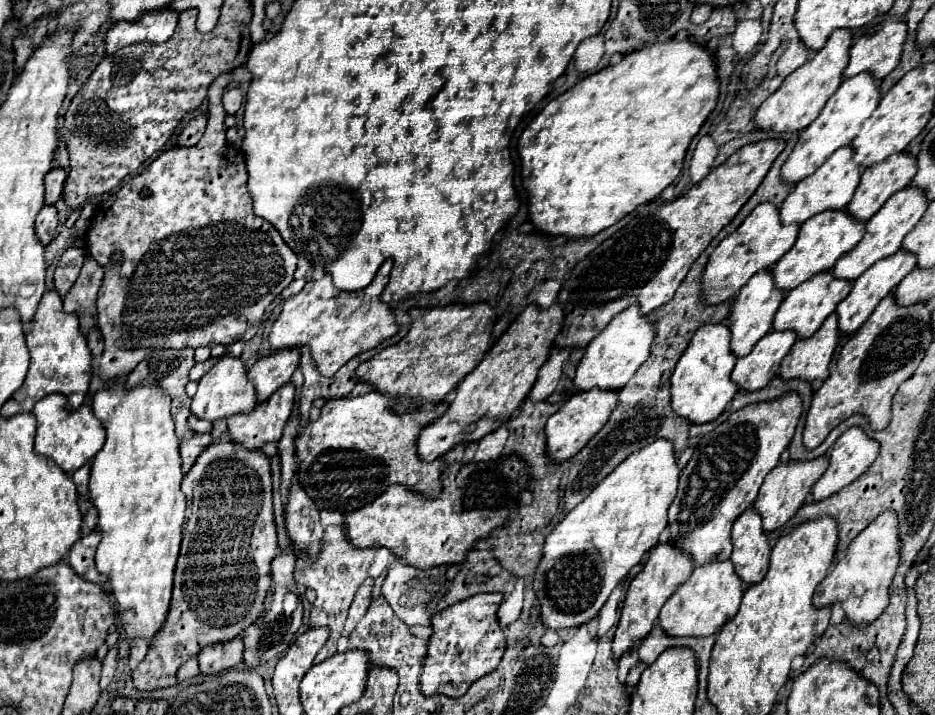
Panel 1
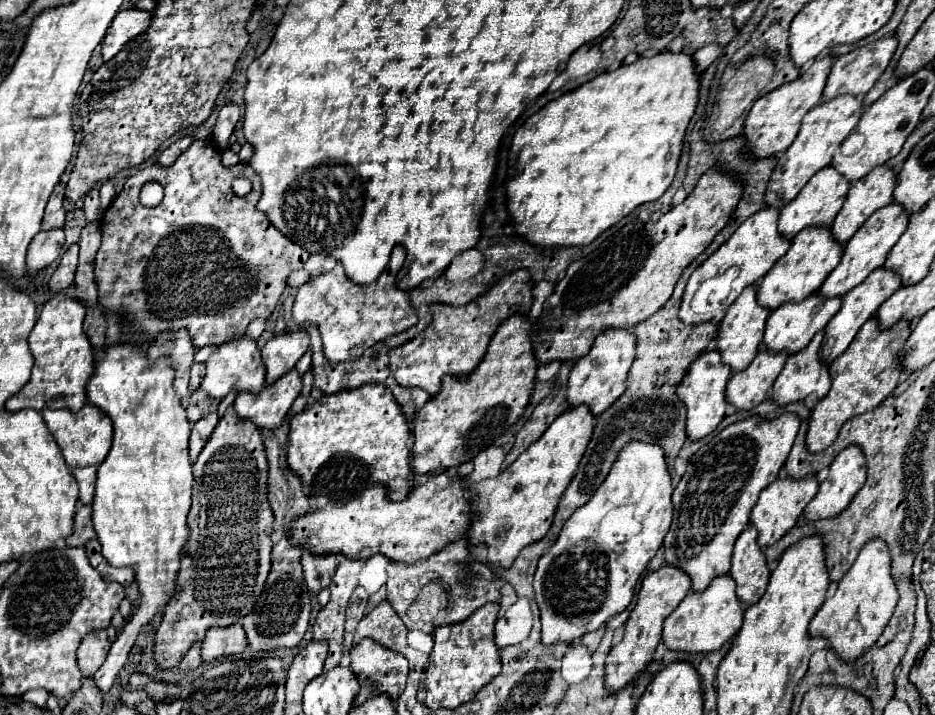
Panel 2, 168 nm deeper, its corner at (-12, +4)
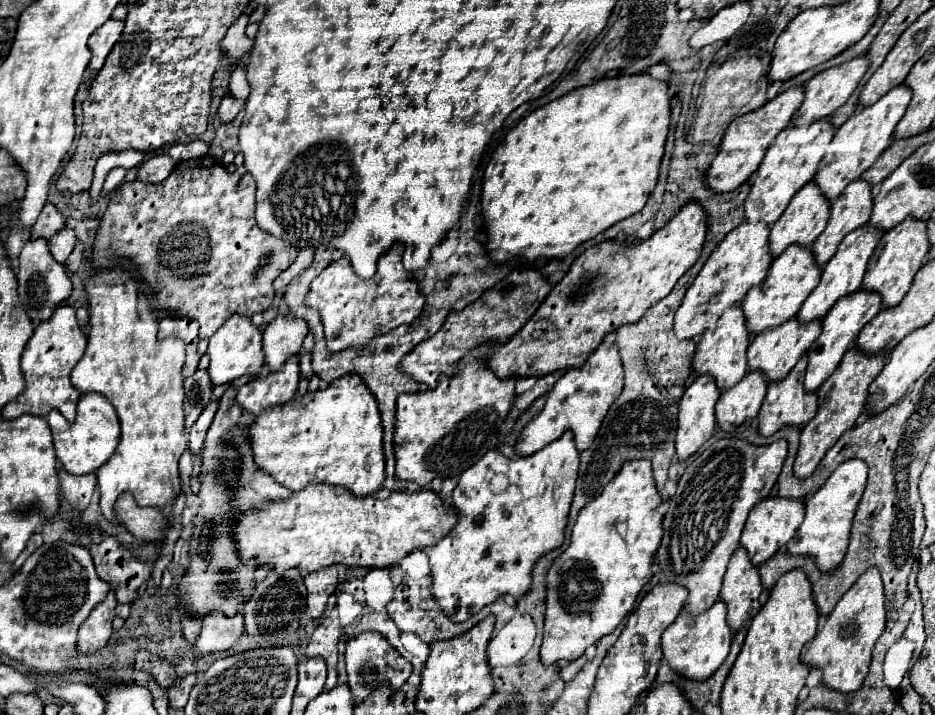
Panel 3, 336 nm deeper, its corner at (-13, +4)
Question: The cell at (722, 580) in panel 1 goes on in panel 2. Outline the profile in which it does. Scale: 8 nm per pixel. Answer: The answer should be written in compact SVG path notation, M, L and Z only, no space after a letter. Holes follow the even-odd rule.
M728 574L724 578L714 578L708 590L704 590L702 594L690 592L666 618L662 642L668 650L676 652L714 652L736 636L742 626L742 614L744 610L740 606L740 600L736 598L736 584L732 582L732 578Z

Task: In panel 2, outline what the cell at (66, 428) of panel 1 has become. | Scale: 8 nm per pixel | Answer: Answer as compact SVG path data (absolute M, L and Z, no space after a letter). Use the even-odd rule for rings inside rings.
M86 402L80 412L72 414L70 410L56 410L56 408L46 406L42 410L42 416L44 416L50 432L54 434L54 438L60 446L60 452L70 468L98 466L104 462L104 458L112 446L112 420L100 408Z

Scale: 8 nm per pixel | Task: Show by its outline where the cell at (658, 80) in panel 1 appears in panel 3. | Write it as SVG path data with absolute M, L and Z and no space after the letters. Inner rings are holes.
M649 72L641 74L629 74L629 76L615 76L615 78L603 78L595 80L593 84L581 86L577 90L571 90L569 94L537 108L529 116L525 116L503 140L503 144L497 146L497 150L491 156L491 162L487 164L485 170L485 180L483 180L483 194L481 194L481 206L483 206L483 216L487 222L487 250L491 254L491 260L497 264L507 262L509 258L525 258L525 260L537 260L537 258L565 258L569 256L579 244L595 238L603 230L611 228L615 222L625 220L639 212L653 188L657 186L659 180L659 166L665 154L665 142L671 126L671 96L669 96L669 80L655 80Z

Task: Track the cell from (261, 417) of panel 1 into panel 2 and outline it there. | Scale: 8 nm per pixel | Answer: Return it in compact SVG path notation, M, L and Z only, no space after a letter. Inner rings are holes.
M290 370L274 384L264 386L260 392L240 392L234 400L234 410L240 418L274 430L282 424L300 390L302 378L296 370Z

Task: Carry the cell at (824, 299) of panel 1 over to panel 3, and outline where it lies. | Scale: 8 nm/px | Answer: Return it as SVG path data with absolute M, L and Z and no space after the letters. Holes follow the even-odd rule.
M793 316L777 328L763 330L749 344L749 350L747 350L749 370L761 370L771 382L785 378L785 374L789 374L789 370L797 364L797 360L809 350L811 342L821 334L821 328L823 328L821 322L823 322L821 318L819 320L815 318L813 322L799 322L799 318Z

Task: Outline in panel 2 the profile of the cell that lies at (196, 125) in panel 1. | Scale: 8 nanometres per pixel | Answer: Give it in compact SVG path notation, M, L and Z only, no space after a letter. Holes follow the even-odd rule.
M180 138L180 140L176 140L174 144L170 144L160 156L158 156L158 160L156 160L156 164L158 166L172 166L174 162L176 162L176 158L180 156L180 152L184 150L184 148L188 148L192 144L192 138Z

